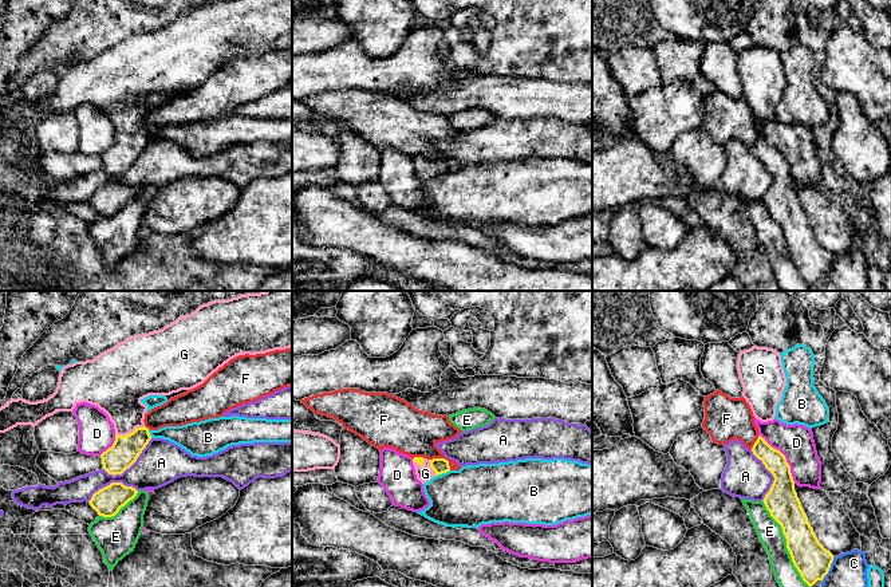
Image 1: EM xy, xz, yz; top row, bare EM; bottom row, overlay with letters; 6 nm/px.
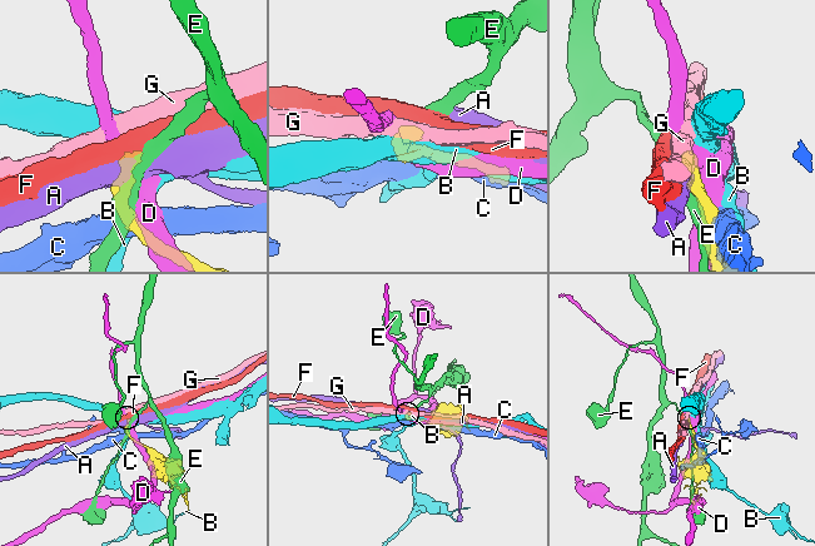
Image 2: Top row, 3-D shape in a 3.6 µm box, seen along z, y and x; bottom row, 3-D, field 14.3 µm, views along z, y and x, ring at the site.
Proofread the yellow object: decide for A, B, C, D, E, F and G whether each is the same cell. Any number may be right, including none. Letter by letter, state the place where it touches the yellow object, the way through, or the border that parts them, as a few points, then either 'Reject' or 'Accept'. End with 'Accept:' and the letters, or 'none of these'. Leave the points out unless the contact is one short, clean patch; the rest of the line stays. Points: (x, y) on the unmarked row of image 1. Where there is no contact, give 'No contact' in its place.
A: Touches yellow at xy (130, 165). Reject
B: Touches yellow at xz (442, 172). Boundary: xz (449, 169), (436, 176). Reject
C: Touches yellow at yz (828, 270). Boundary: yz (834, 259), (828, 272), (821, 279). Reject
D: Touches yellow at yz (784, 157). Reject
E: Touches yellow at yz (787, 244). Reject
F: Touches yellow at xz (442, 158). Boundary: xz (429, 158), (445, 158), (450, 169). Reject
G: Touches yellow at xy (130, 133). Accept
Accept: G

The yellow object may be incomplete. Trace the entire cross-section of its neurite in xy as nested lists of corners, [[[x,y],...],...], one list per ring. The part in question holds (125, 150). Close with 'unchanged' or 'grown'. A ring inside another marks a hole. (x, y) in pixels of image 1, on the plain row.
[[[214,0],[200,5],[190,15],[178,17],[162,29],[130,36],[92,60],[64,66],[60,70],[55,92],[47,99],[29,102],[17,98],[0,107],[0,133],[5,133],[17,125],[32,125],[35,127],[56,111],[72,111],[80,102],[95,105],[109,115],[115,129],[113,146],[100,154],[103,169],[113,176],[122,174],[137,161],[151,139],[143,122],[147,110],[147,106],[141,102],[143,98],[192,90],[238,55],[265,54],[289,47],[292,47],[292,0]]]; grown

